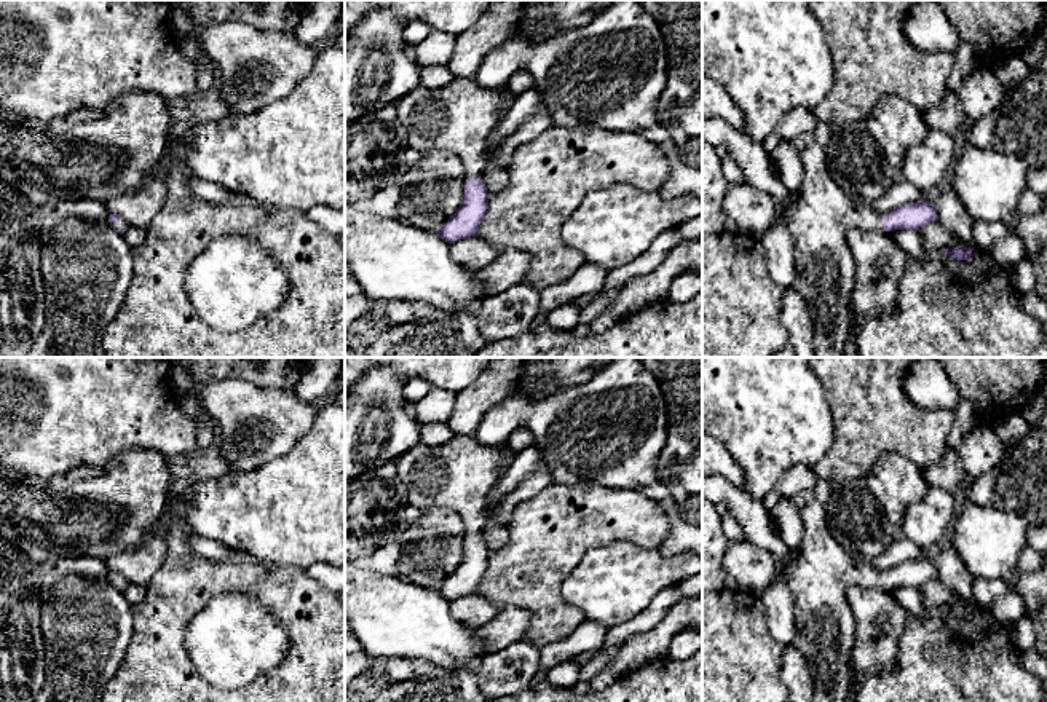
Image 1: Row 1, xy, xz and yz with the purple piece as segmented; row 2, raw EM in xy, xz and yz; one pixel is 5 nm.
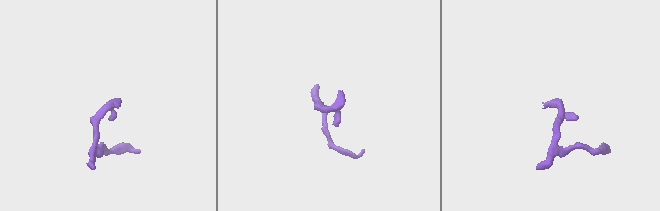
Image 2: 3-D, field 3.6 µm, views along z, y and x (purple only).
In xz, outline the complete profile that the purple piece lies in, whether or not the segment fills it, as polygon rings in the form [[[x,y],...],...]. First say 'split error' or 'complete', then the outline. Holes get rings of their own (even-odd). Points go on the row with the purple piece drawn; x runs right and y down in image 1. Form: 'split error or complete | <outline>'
split error | [[[469,77],[455,78],[448,85],[437,88],[420,85],[396,102],[399,123],[407,137],[407,147],[421,153],[452,152],[464,166],[464,199],[458,211],[436,231],[448,244],[476,236],[487,212],[490,196],[480,180],[485,169],[484,150],[488,136],[508,113],[504,108],[508,99],[512,102],[514,96],[506,86],[495,89],[480,88]]]

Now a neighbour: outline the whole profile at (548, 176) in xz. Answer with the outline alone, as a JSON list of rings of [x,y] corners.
[[[552,124],[533,140],[516,148],[509,160],[509,185],[492,195],[476,236],[500,252],[514,249],[531,255],[524,284],[544,290],[568,281],[584,258],[562,238],[562,225],[583,196],[611,183],[630,183],[643,191],[659,191],[669,179],[672,158],[635,132],[613,132],[594,124],[565,128]]]

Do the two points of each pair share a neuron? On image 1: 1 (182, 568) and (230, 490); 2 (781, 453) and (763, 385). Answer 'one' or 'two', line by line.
1: two
2: one

